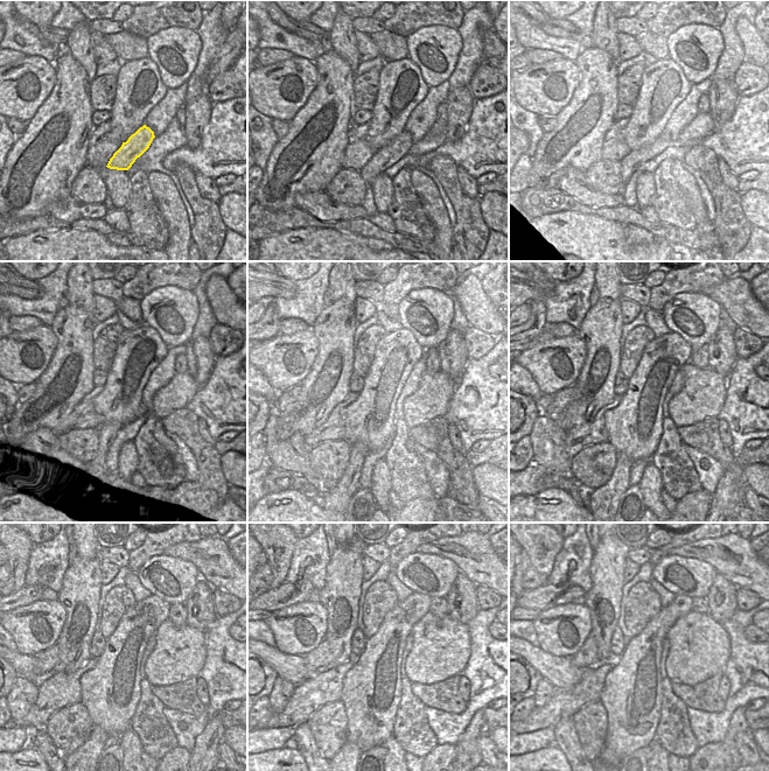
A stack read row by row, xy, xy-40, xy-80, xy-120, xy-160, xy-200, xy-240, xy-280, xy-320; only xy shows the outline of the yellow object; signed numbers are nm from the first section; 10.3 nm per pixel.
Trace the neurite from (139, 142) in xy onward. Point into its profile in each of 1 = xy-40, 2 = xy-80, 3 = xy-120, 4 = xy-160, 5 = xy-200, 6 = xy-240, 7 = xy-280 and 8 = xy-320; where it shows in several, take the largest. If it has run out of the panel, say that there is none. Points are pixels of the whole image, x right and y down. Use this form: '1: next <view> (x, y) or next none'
1: next xy-40 (388, 155)
2: next xy-80 (631, 168)
3: next xy-120 (92, 478)
4: next xy-160 (355, 478)
5: next xy-200 (606, 498)
6: next xy-240 (83, 759)
7: next xy-280 (345, 759)
8: next xy-320 (598, 759)

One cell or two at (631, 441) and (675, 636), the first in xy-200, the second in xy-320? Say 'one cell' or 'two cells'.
two cells

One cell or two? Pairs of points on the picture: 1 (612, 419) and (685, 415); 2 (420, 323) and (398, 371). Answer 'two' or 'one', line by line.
1: two
2: two

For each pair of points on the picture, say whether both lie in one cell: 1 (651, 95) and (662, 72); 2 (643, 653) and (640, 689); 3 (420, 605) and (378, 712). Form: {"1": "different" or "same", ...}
{"1": "same", "2": "same", "3": "same"}

